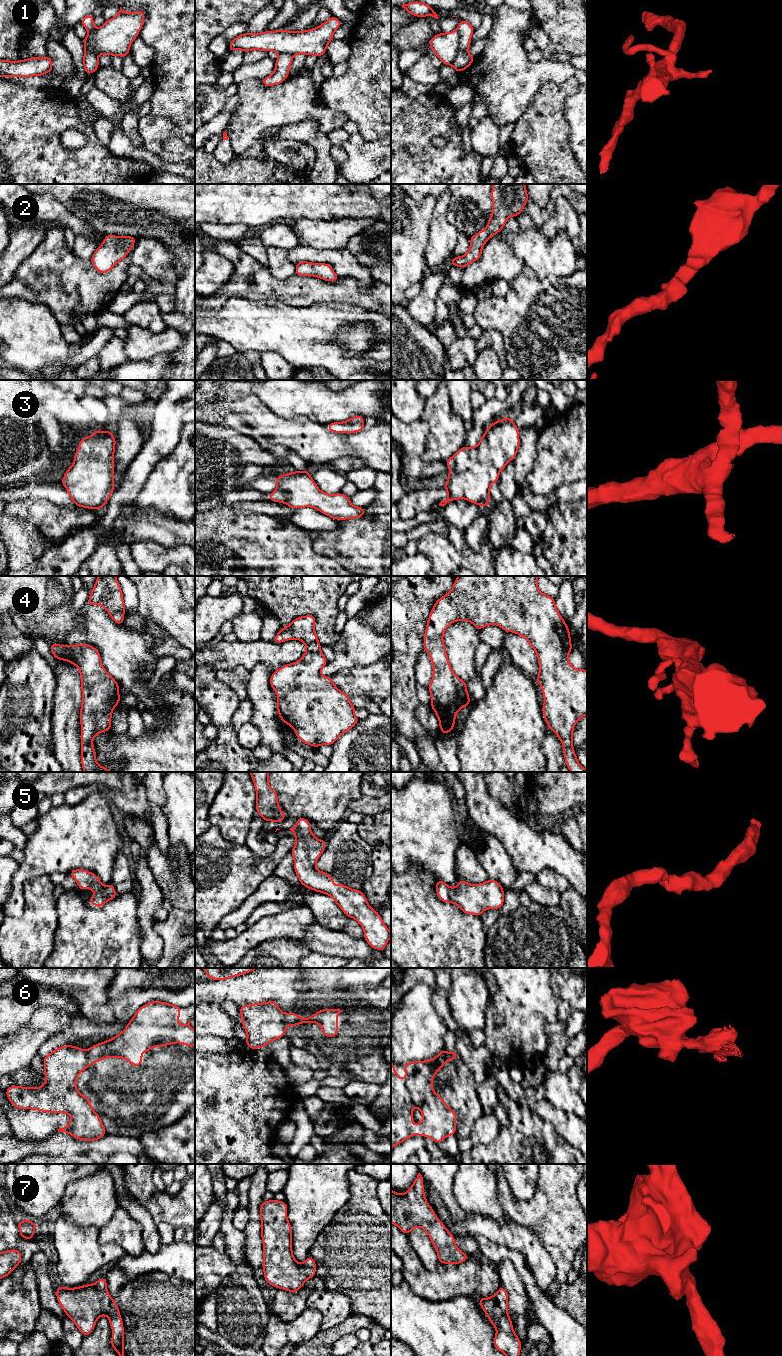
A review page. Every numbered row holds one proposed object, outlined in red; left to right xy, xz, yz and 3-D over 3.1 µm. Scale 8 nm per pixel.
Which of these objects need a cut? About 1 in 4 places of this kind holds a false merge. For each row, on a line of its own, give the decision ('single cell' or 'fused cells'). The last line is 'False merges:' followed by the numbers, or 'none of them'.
1: fused cells
2: single cell
3: single cell
4: single cell
5: single cell
6: fused cells
7: single cell
False merges: 1, 6

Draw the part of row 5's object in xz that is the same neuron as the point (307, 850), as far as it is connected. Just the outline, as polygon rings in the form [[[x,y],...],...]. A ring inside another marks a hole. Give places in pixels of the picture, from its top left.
[[[303,817],[298,818],[296,827],[289,830],[297,839],[290,853],[294,858],[294,871],[301,885],[332,897],[347,917],[360,923],[369,946],[383,951],[391,932],[380,914],[367,903],[365,894],[341,882],[334,886],[333,875],[316,869],[316,862],[326,848],[326,840],[317,839],[310,829],[310,821]]]

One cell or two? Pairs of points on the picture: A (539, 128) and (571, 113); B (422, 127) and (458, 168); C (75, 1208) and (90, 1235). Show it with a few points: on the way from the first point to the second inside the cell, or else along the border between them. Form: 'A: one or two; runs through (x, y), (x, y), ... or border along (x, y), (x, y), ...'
A: two; border along (573, 94), (565, 99), (564, 108), (569, 139)
B: one; runs through (422, 140), (445, 165)
C: two; border along (64, 1217), (77, 1226), (95, 1226), (98, 1229)

